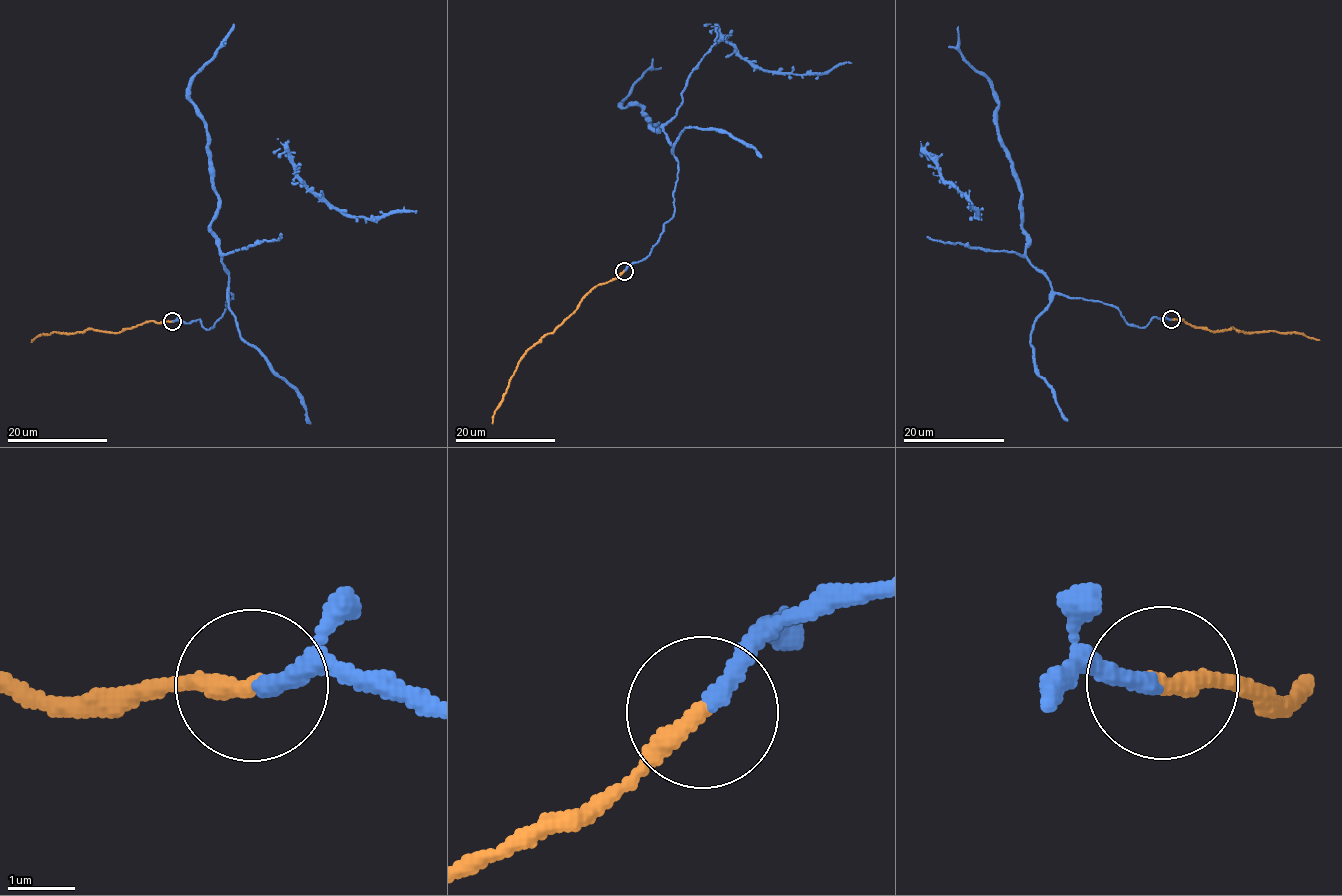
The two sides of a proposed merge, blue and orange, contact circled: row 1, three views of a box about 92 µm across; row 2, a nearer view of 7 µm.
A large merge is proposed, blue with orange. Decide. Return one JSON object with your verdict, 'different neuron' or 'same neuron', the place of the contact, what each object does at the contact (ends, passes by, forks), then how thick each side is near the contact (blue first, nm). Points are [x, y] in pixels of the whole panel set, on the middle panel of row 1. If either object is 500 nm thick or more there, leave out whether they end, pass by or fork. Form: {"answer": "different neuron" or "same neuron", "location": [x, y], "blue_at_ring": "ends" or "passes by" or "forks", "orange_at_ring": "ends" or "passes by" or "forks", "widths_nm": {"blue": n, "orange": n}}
{"answer": "same neuron", "location": [624, 271], "blue_at_ring": "ends", "orange_at_ring": "ends", "widths_nm": {"blue": 280, "orange": 300}}

